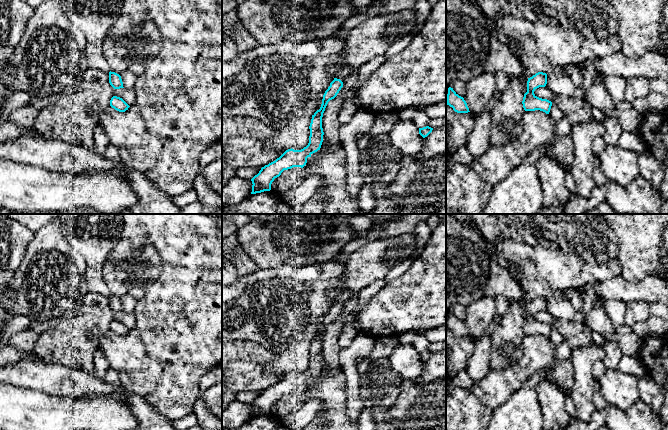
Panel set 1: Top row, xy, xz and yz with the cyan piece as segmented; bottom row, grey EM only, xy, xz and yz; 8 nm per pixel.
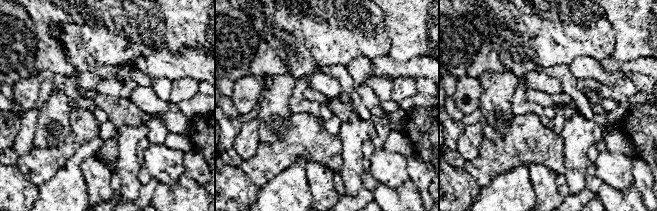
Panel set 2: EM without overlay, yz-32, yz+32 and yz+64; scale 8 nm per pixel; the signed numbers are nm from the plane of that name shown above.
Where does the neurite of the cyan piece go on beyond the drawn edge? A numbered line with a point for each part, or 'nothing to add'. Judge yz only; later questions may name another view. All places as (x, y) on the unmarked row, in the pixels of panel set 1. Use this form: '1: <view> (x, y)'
nothing to add

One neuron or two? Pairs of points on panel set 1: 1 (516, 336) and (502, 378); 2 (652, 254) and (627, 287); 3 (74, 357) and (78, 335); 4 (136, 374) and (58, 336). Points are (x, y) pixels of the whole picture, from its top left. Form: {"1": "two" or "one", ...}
{"1": "two", "2": "two", "3": "one", "4": "two"}

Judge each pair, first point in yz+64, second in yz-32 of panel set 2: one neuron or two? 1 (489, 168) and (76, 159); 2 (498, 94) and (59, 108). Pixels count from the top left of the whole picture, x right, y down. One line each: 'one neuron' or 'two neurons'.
1: two neurons
2: one neuron

